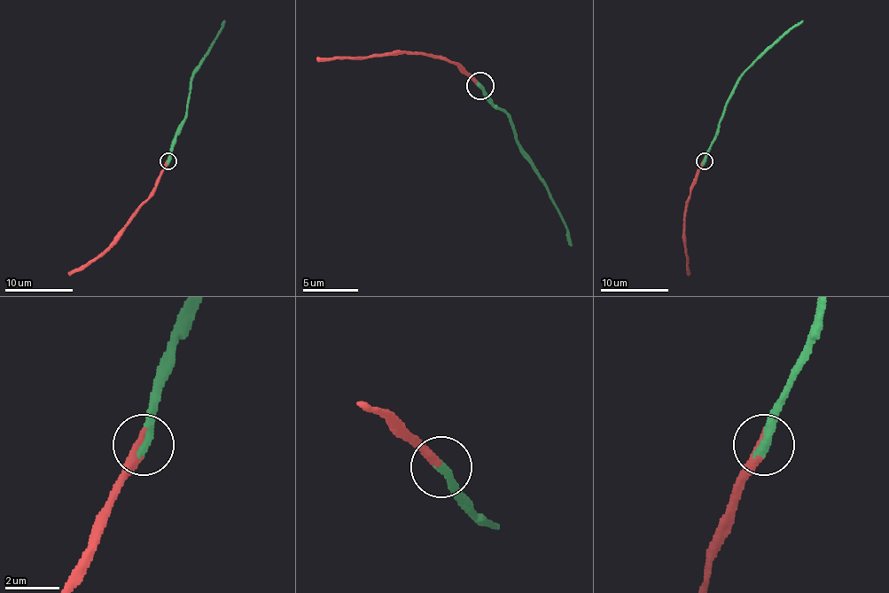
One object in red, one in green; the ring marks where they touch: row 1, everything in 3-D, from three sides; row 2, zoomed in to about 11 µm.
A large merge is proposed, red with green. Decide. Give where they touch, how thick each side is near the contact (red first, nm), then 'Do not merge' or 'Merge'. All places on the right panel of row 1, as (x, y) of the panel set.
Place: (704, 160). Thickness 320 nm (red) against 400 nm. Merge

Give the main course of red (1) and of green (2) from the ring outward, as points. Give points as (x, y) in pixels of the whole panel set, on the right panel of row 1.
1: (704, 159), (690, 191), (685, 214), (689, 275)
2: (704, 161), (736, 81), (802, 20)

